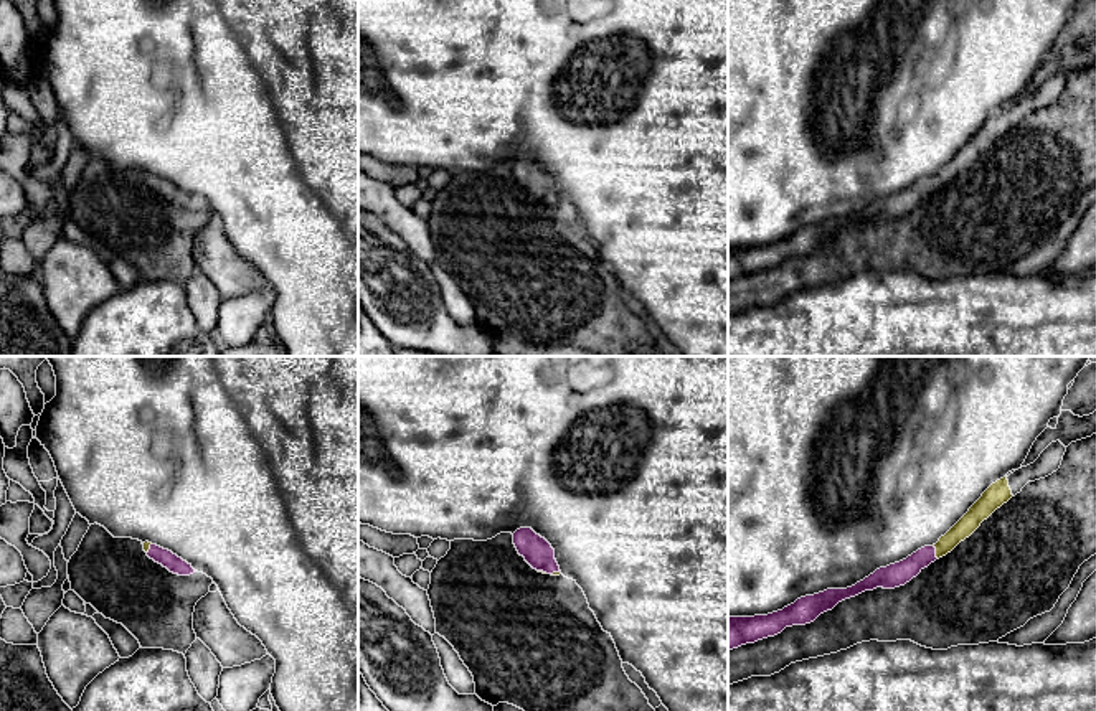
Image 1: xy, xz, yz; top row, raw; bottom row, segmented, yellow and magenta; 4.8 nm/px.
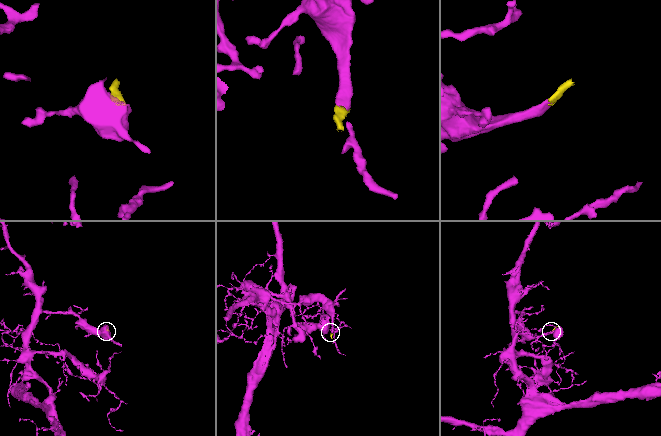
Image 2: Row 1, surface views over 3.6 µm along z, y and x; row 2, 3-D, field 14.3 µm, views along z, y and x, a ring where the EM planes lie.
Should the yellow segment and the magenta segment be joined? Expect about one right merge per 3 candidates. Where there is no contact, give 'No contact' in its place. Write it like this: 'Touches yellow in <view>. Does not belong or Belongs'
Touches yellow in yz. Belongs

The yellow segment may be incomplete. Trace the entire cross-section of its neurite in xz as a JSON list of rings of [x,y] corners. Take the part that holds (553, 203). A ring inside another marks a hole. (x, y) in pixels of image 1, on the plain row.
[[[520,158],[513,163],[513,175],[525,191],[543,205],[560,206],[560,196],[555,190],[551,175],[536,165],[531,158]]]

